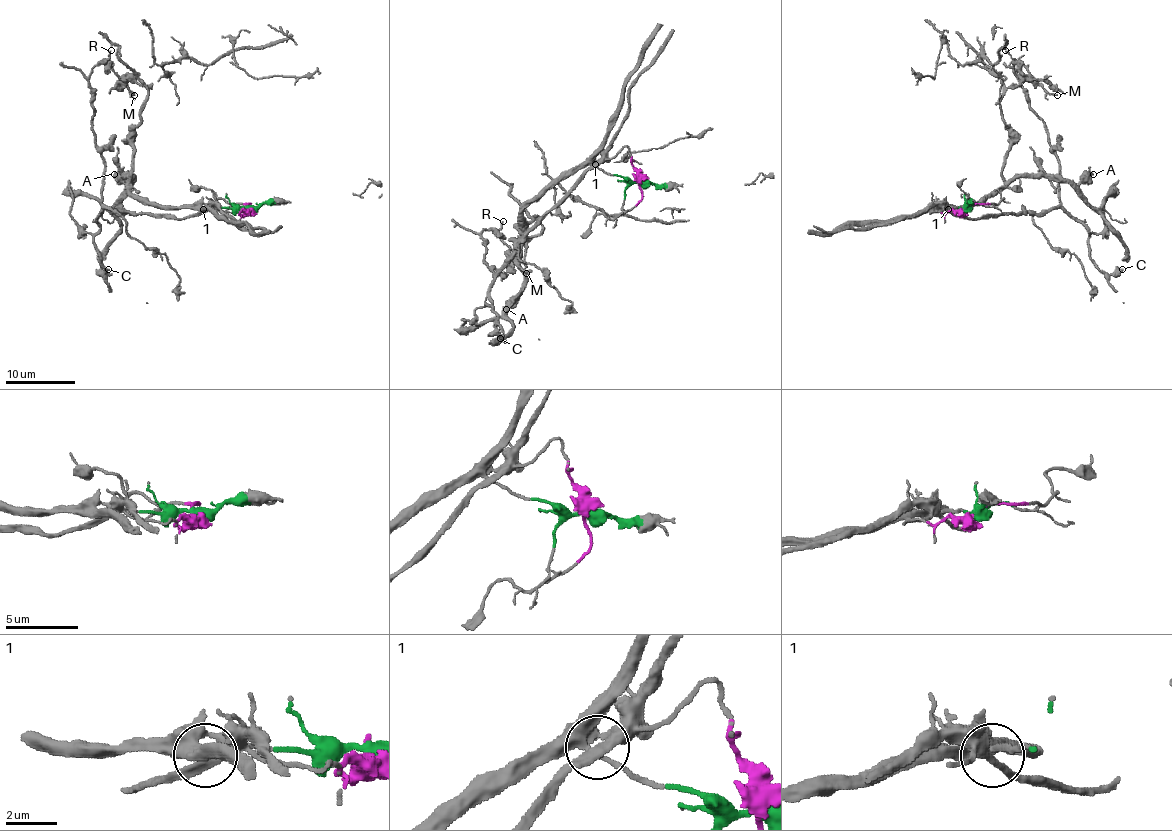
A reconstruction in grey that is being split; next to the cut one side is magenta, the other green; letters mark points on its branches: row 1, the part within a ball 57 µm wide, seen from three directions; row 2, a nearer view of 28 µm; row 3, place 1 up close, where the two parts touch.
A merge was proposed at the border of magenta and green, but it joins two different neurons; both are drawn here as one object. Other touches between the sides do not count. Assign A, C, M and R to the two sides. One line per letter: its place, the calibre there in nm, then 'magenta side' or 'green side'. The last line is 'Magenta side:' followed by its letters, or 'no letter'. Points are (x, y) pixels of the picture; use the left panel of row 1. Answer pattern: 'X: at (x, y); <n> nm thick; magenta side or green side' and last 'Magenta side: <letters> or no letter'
A: at (114, 174); 500 nm thick; green side
C: at (108, 269); 280 nm thick; magenta side
M: at (134, 95); 160 nm thick; green side
R: at (111, 50); 140 nm thick; magenta side
Magenta side: C, R

